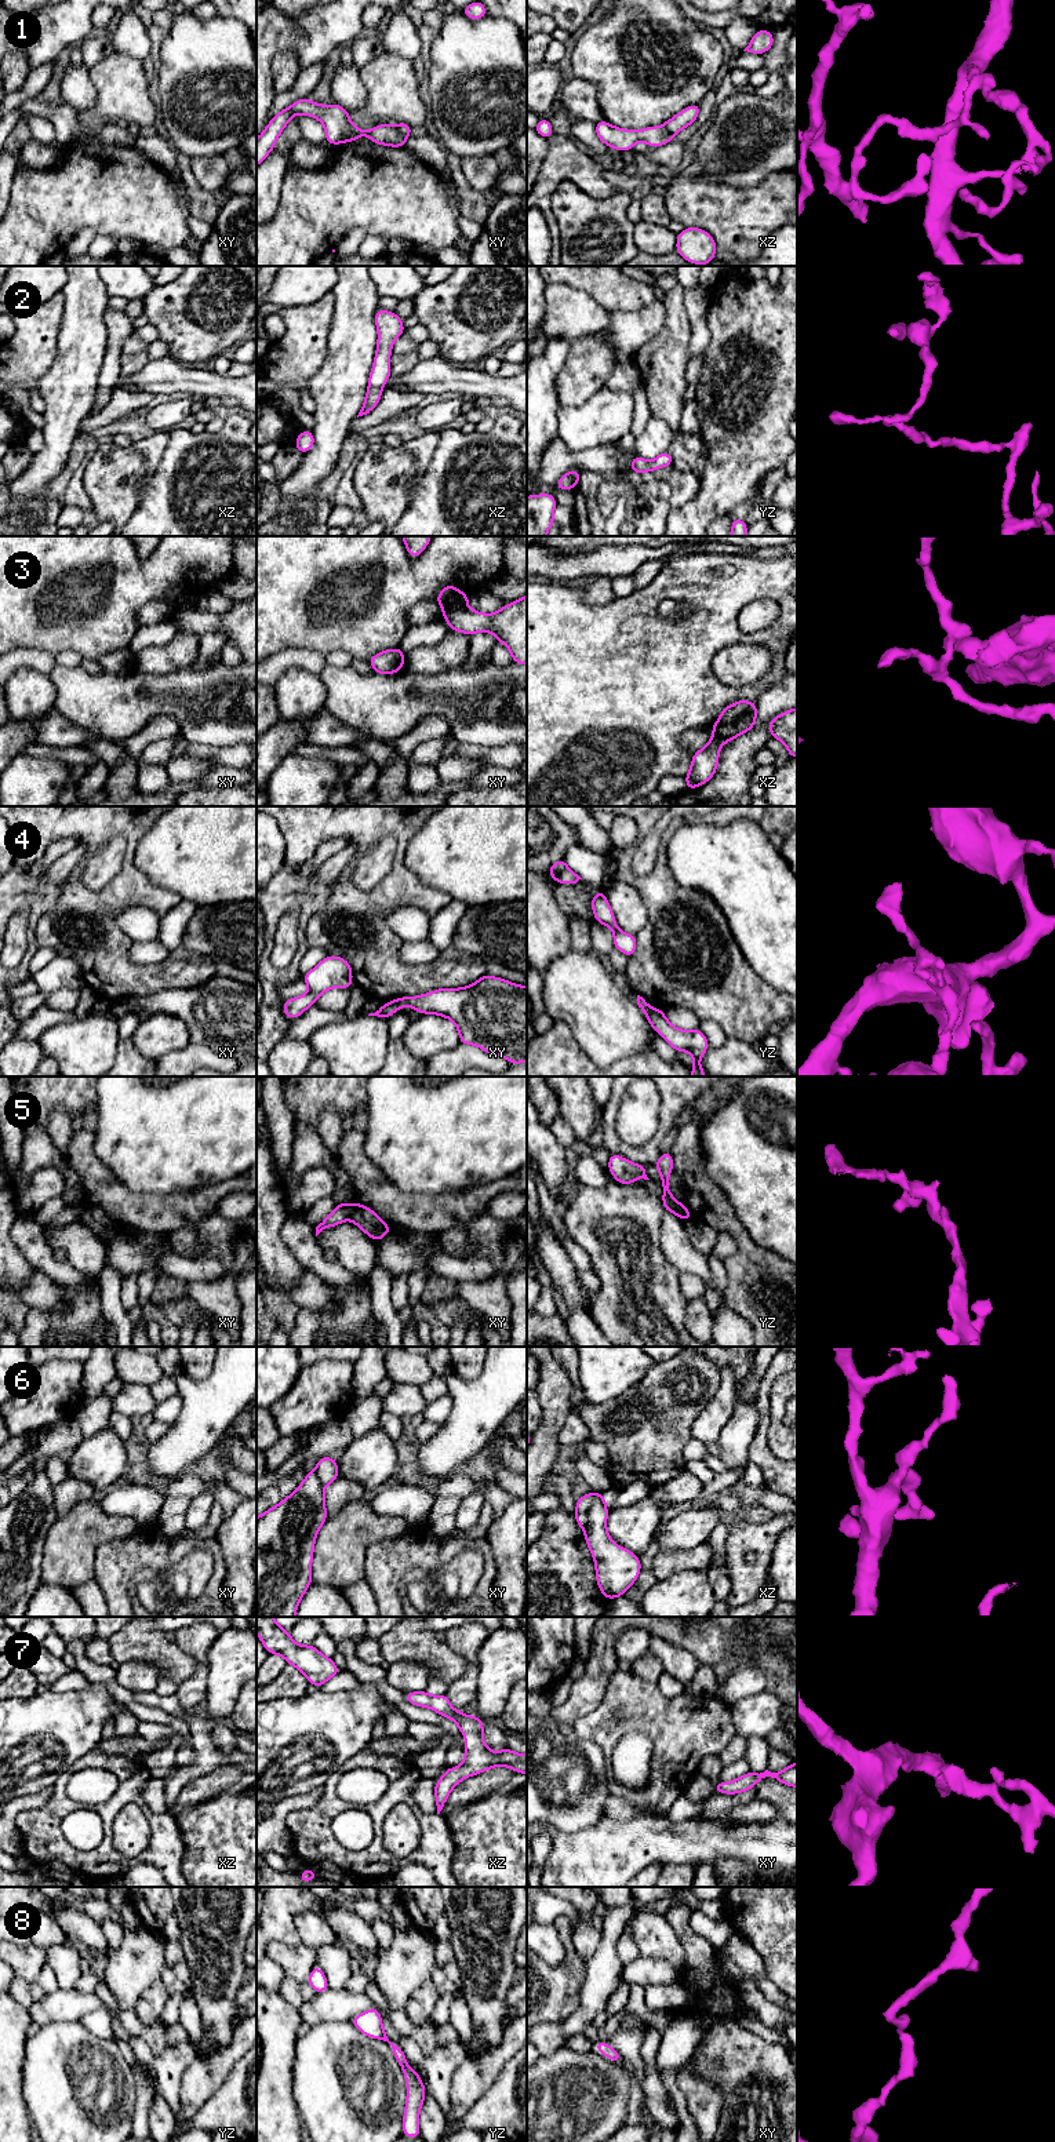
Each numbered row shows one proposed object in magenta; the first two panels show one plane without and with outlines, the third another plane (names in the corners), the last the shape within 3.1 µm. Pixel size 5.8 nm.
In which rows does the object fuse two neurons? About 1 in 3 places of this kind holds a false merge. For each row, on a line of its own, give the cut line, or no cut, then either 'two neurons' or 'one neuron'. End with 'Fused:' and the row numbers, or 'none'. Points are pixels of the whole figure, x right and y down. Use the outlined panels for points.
1: xy (395, 127), (406, 138) | two neurons
2: no cut | one neuron
3: xy (465, 605), (443, 609) | two neurons
4: xy (382, 1005), (389, 1015) | two neurons
5: xy (352, 1204), (349, 1217) | two neurons
6: xz (593, 1493), (593, 1501), (584, 1526) | two neurons
7: no cut | one neuron
8: no cut | one neuron
Fused: 1, 3, 4, 5, 6

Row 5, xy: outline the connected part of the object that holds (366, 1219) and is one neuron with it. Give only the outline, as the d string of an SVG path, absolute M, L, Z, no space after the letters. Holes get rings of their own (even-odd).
M356 1202L352 1203L350 1218L375 1242L392 1232L392 1228L385 1221L382 1221L372 1209Z

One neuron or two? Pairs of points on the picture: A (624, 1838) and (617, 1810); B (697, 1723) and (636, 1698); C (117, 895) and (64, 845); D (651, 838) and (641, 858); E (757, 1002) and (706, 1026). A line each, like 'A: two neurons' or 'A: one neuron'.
A: two neurons
B: one neuron
C: two neurons
D: one neuron
E: two neurons

